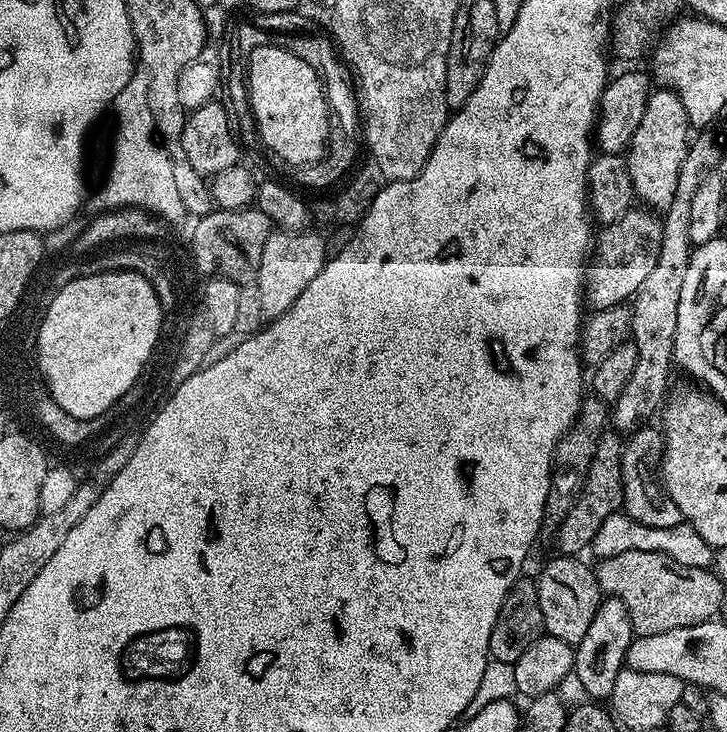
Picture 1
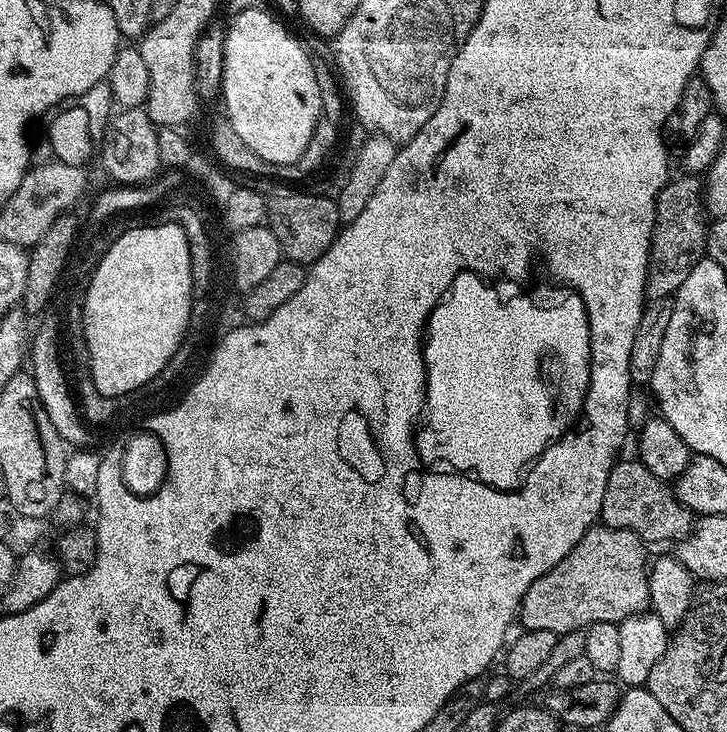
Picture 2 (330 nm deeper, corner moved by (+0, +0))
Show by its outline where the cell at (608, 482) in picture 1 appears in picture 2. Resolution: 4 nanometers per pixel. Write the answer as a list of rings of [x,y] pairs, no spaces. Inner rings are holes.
[[[617,459],[606,482],[606,494],[602,498],[600,511],[603,527],[630,530],[649,545],[656,544],[659,540],[683,540],[693,531],[693,512],[676,497],[675,491],[665,481],[654,478],[654,474],[650,474],[650,470],[646,470],[639,459],[624,459]]]

